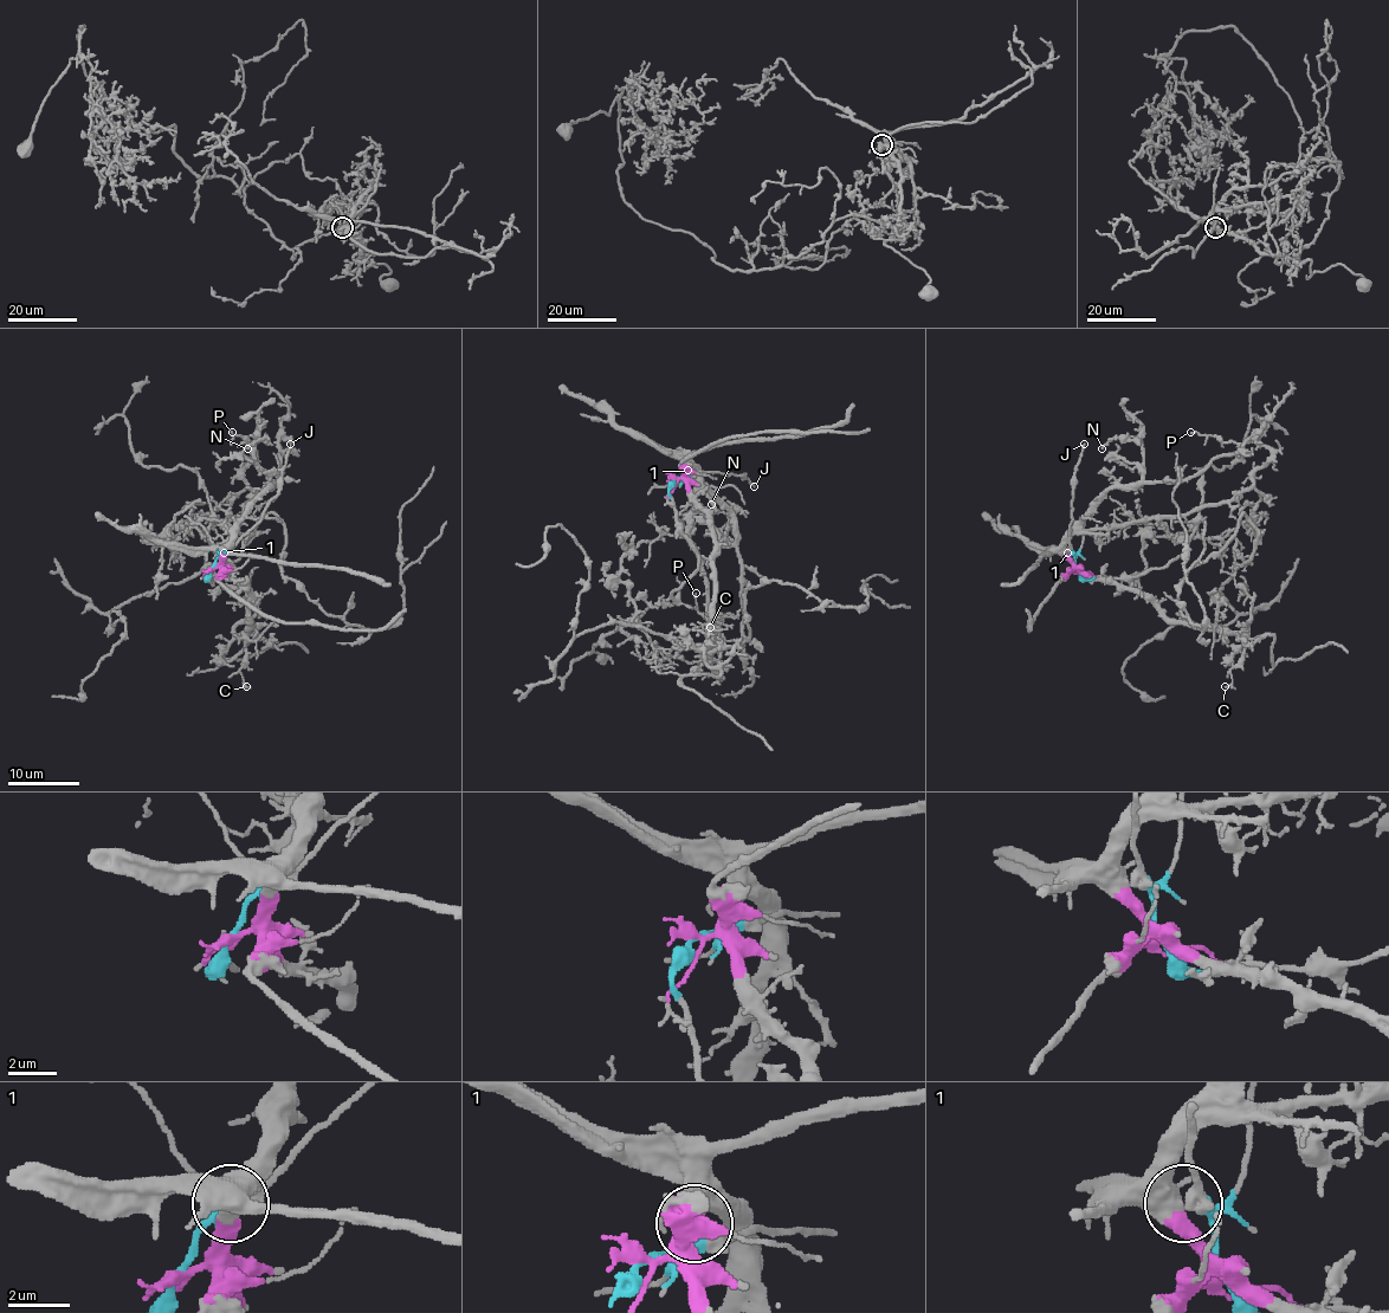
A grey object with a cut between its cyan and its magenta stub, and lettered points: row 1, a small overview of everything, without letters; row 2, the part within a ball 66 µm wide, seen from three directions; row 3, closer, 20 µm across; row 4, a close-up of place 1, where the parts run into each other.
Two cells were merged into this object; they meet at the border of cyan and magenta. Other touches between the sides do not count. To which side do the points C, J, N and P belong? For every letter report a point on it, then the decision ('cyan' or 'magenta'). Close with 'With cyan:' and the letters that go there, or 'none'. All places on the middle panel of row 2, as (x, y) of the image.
C: (710, 627) | magenta
J: (754, 486) | cyan
N: (711, 504) | magenta
P: (696, 593) | magenta
With cyan: J

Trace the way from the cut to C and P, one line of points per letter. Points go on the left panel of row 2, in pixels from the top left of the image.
C: (211, 569), (218, 568), (250, 590), (245, 665), (239, 670), (246, 686)
P: (211, 569), (232, 534), (225, 523), (241, 516), (252, 490), (243, 469), (256, 441), (232, 433)

